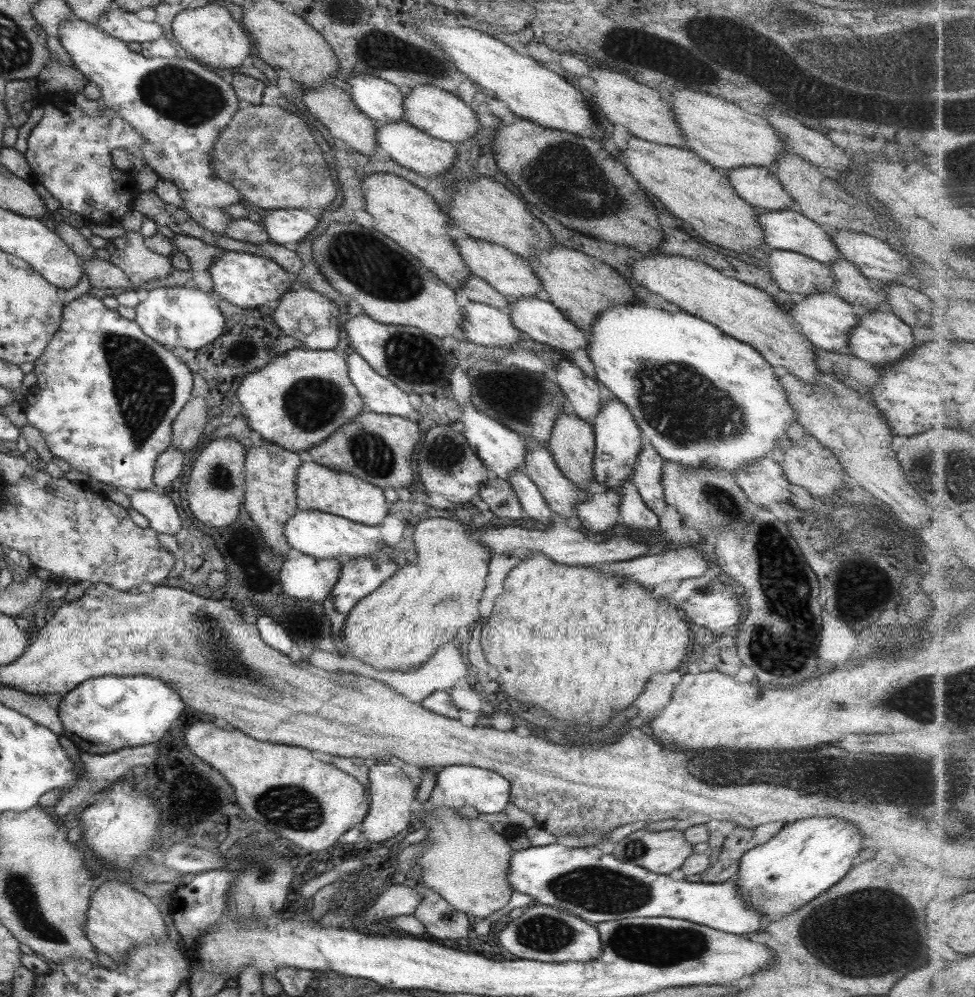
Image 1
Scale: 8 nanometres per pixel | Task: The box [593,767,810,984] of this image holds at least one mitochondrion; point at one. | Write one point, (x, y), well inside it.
(658, 945)

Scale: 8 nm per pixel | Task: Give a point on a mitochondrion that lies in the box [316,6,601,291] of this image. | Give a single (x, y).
(381, 50)

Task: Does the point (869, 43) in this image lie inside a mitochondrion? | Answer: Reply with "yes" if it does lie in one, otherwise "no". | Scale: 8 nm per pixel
yes

